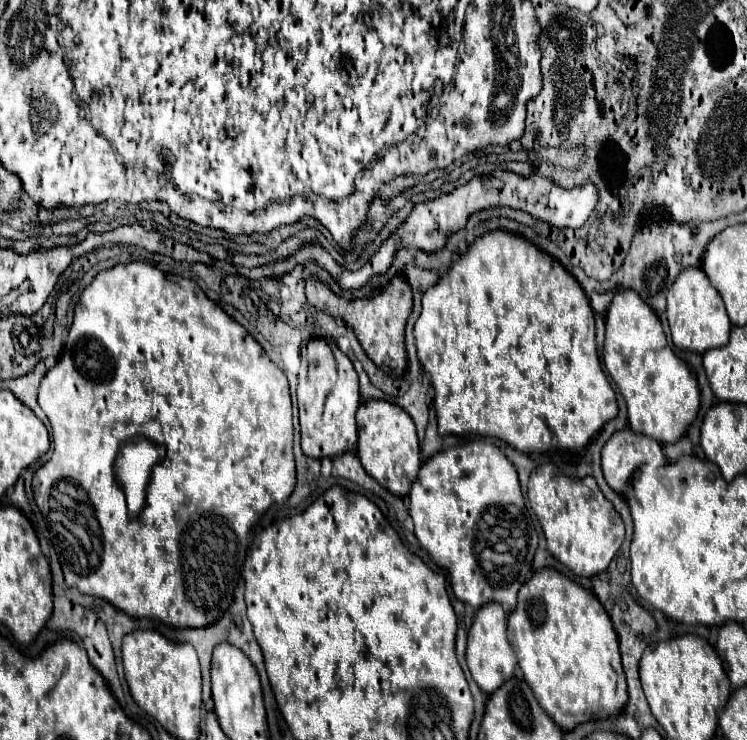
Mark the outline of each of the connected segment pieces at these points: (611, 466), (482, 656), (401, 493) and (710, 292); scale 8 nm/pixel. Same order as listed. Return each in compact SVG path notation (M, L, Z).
M623 429L613 433L613 437L605 443L601 451L601 461L607 485L615 493L623 495L631 485L633 473L641 465L665 465L667 457L663 453L663 447L655 439L637 435L631 429Z
M487 603L477 611L467 637L467 667L479 689L483 689L487 695L515 675L517 657L507 641L507 611L503 605Z
M371 399L363 403L357 411L357 425L359 425L359 447L357 455L367 469L367 473L379 481L389 493L397 497L405 497L411 489L411 481L415 481L415 473L421 465L419 453L419 439L415 433L415 425L411 417L397 405L389 401Z
M699 267L683 269L667 293L667 319L673 345L687 351L705 353L713 347L723 347L729 341L731 321L727 317L719 291L707 281L707 275Z

